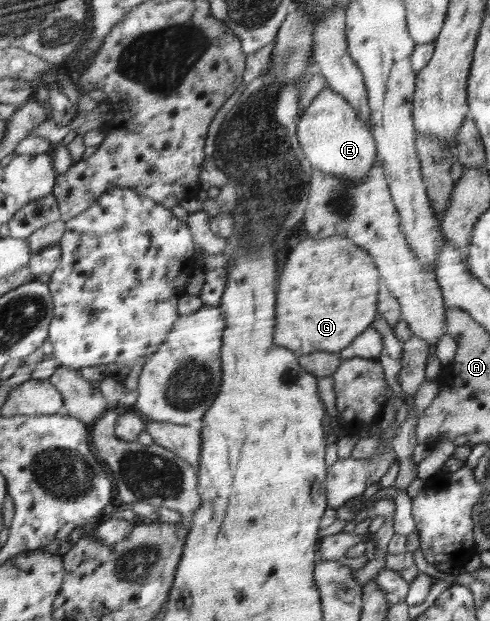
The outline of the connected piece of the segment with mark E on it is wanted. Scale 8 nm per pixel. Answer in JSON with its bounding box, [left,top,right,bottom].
[298,85,377,185]

